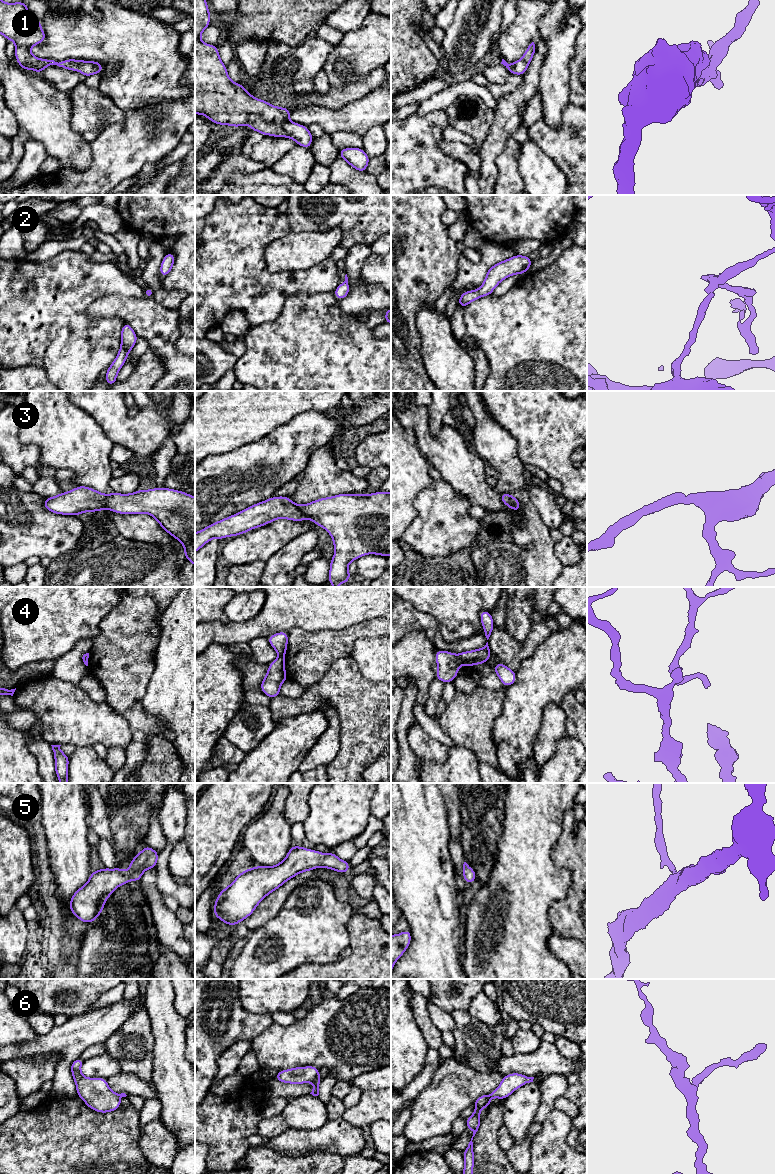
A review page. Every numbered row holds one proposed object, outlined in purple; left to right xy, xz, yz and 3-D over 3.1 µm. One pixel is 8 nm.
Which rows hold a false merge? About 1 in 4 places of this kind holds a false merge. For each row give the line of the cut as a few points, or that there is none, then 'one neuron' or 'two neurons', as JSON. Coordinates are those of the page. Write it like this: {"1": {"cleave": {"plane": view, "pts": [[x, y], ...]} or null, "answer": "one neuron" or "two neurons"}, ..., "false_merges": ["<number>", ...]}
{"1": {"cleave": null, "answer": "one neuron"}, "2": {"cleave": null, "answer": "one neuron"}, "3": {"cleave": null, "answer": "one neuron"}, "4": {"cleave": {"plane": "yz", "pts": [[458, 655], [462, 663]]}, "answer": "two neurons"}, "5": {"cleave": null, "answer": "one neuron"}, "6": {"cleave": {"plane": "xz", "pts": [[318, 1075], [312, 1081]]}, "answer": "two neurons"}, "false_merges": ["4", "6"]}

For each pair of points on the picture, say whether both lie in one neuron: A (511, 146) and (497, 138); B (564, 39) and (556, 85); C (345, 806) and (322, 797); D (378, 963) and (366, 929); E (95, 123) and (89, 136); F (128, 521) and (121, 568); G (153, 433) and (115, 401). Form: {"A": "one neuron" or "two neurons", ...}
{"A": "two neurons", "B": "one neuron", "C": "one neuron", "D": "one neuron", "E": "two neurons", "F": "two neurons", "G": "one neuron"}

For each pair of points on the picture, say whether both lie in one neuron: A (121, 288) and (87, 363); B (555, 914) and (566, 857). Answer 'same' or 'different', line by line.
A: same
B: same

